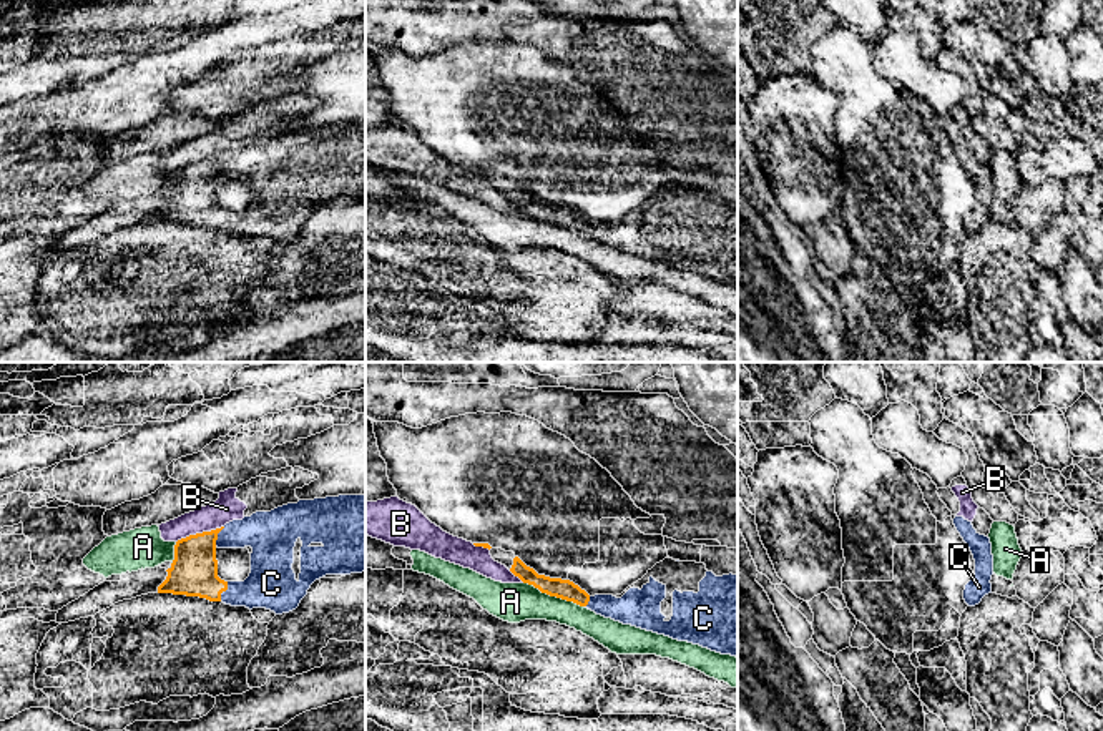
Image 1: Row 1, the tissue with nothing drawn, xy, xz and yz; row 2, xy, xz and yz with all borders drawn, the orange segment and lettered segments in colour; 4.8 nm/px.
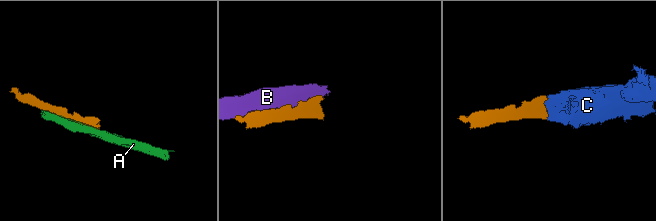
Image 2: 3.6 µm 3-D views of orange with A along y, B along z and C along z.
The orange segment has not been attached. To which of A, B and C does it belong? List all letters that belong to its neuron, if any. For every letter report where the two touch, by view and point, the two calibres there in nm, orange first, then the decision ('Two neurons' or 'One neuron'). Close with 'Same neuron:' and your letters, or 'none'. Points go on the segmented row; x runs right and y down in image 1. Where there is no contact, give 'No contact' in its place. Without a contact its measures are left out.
A: Touches orange at xz (553, 595). Thickness 100 nm (orange) against 190 nm. Two neurons
B: Touches orange at xy (200, 534). Thickness 220 nm (orange) against 130 nm. Two neurons
C: Touches orange at xy (223, 590). Thickness 220 nm (orange) against 240 nm. One neuron
Same neuron: C

